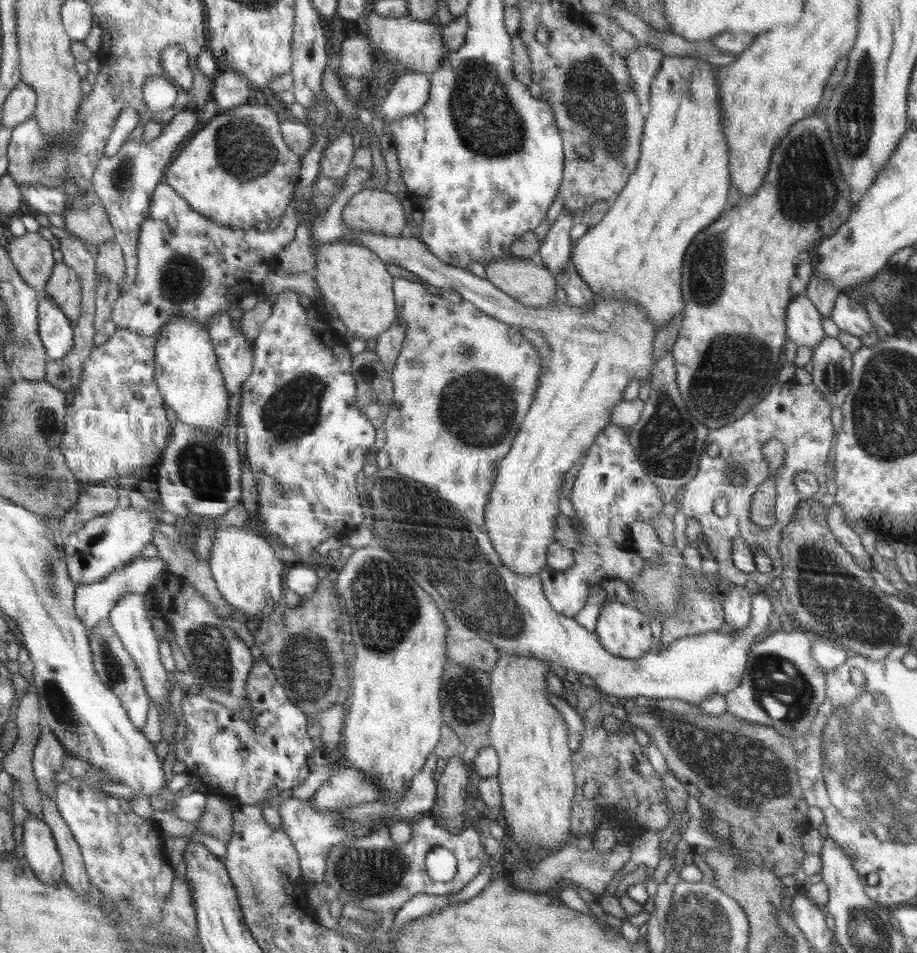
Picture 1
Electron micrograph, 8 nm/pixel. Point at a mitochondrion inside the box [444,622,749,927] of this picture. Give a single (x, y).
(467, 698)

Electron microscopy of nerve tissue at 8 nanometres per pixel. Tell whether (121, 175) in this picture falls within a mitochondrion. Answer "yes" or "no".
yes

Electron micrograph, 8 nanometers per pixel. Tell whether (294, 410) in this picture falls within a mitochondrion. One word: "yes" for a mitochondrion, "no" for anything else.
yes

